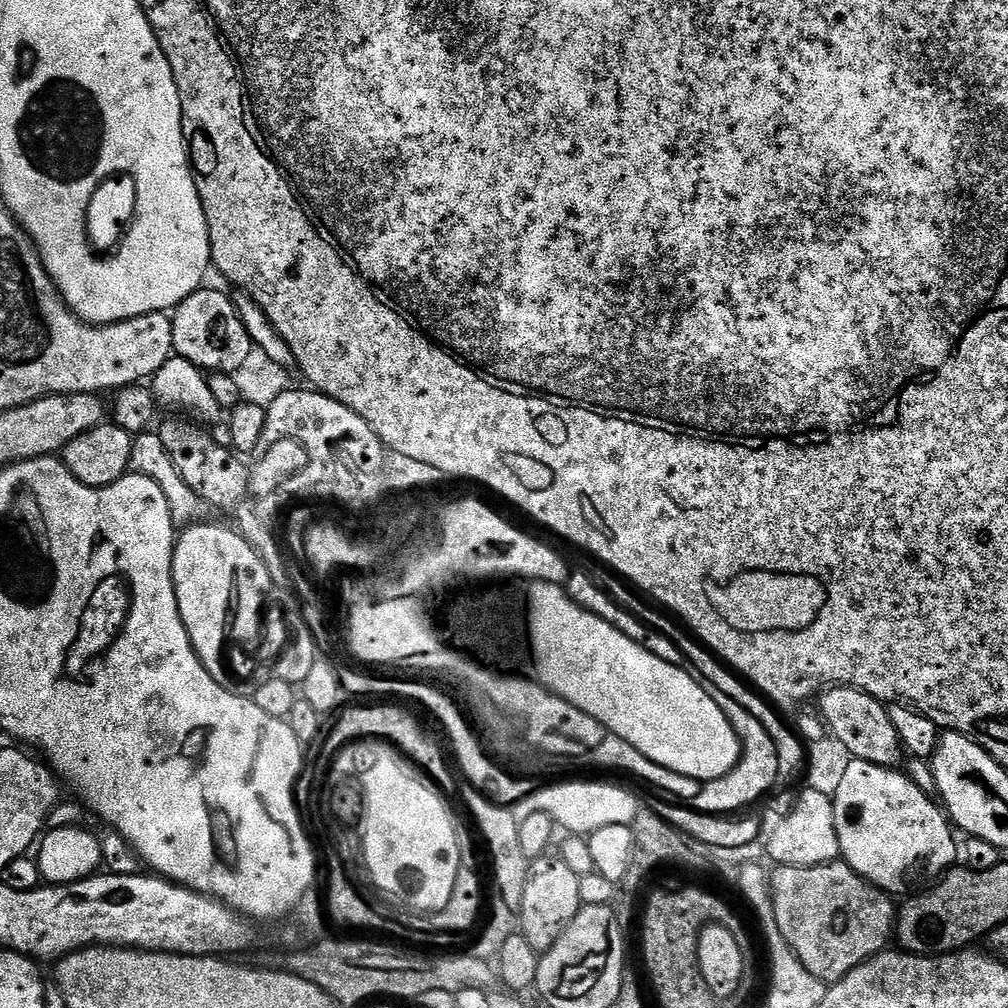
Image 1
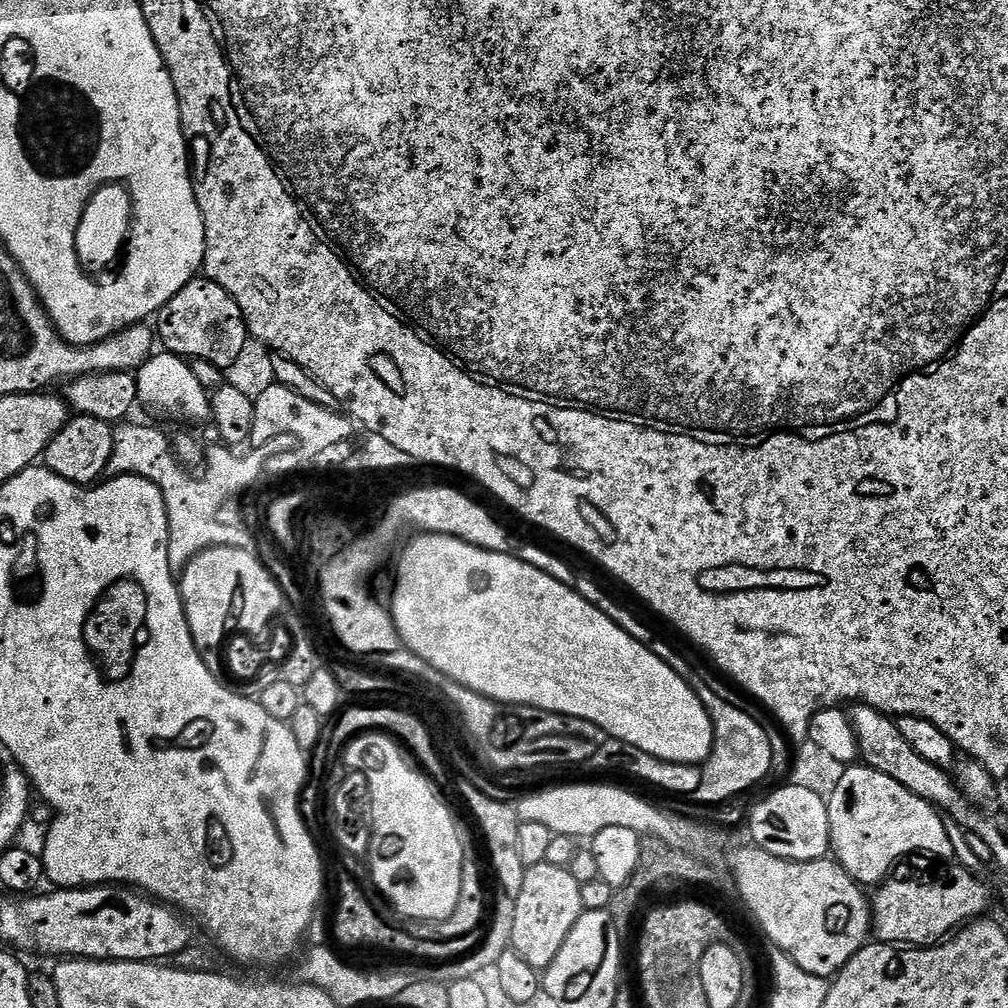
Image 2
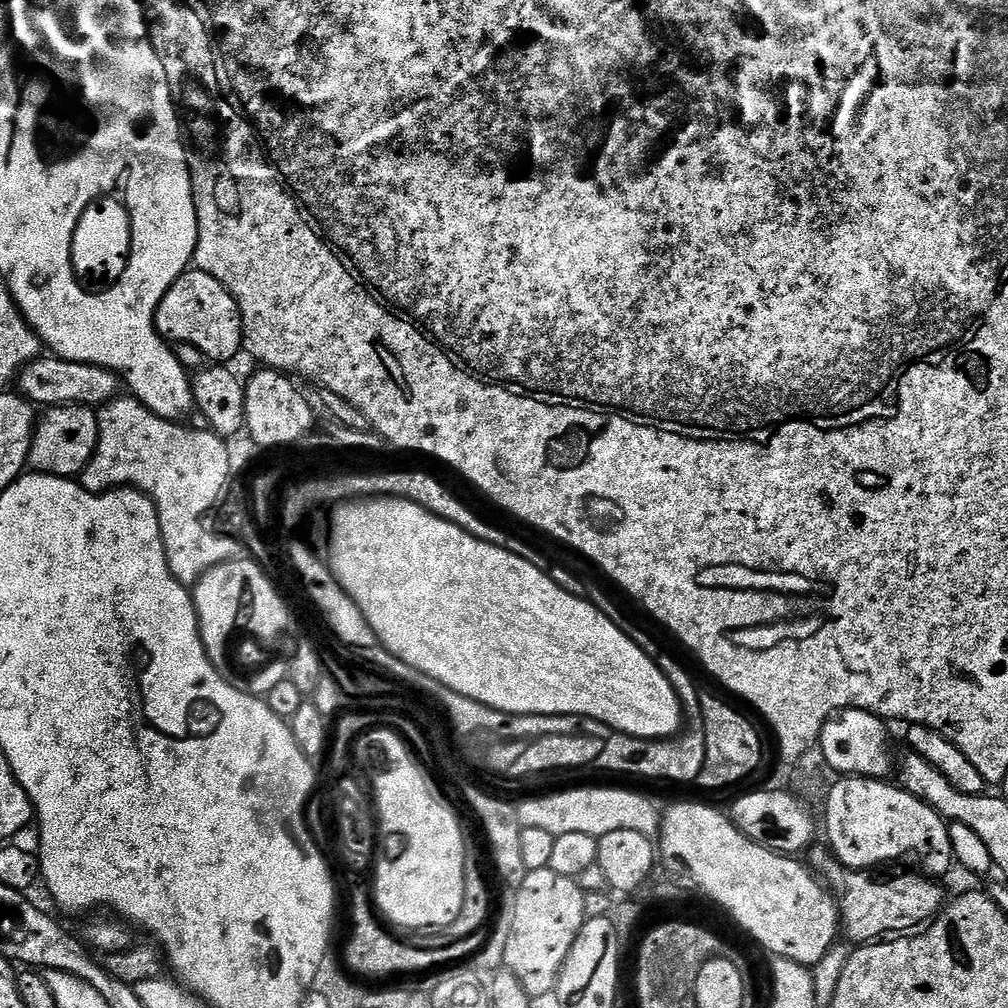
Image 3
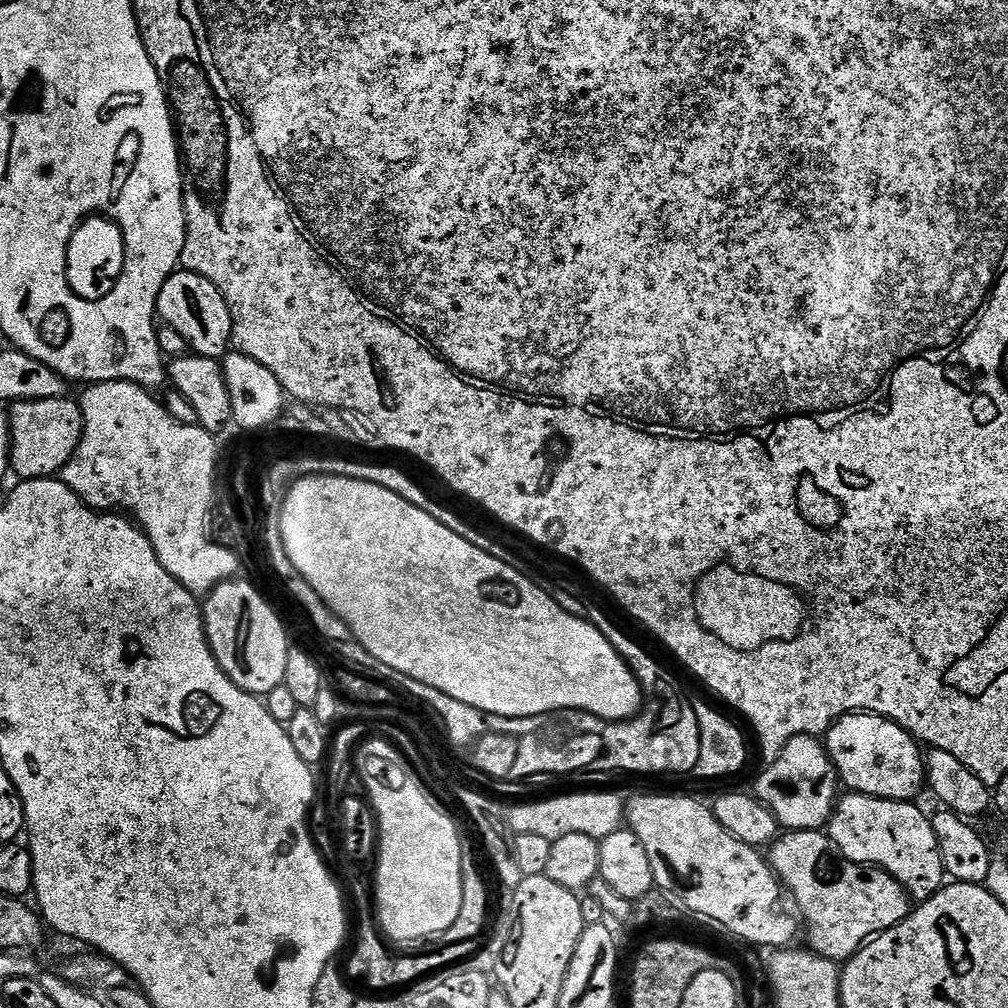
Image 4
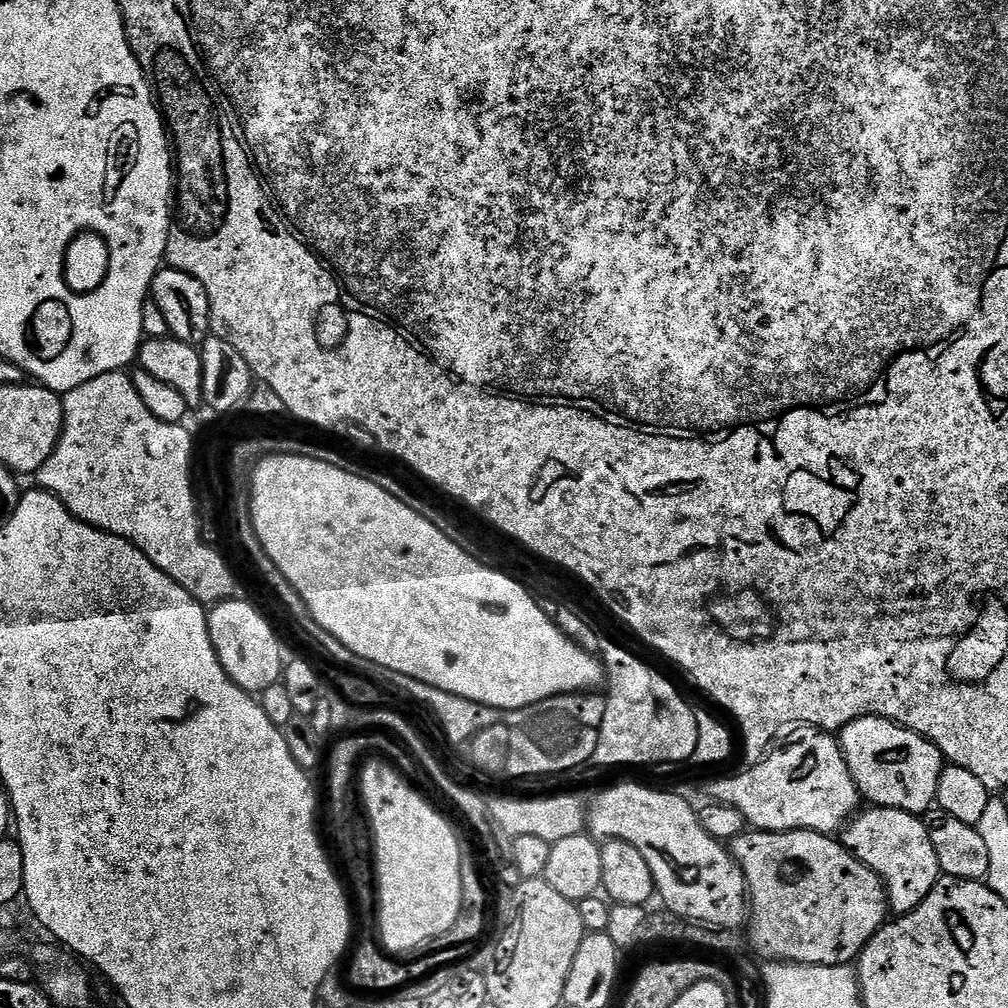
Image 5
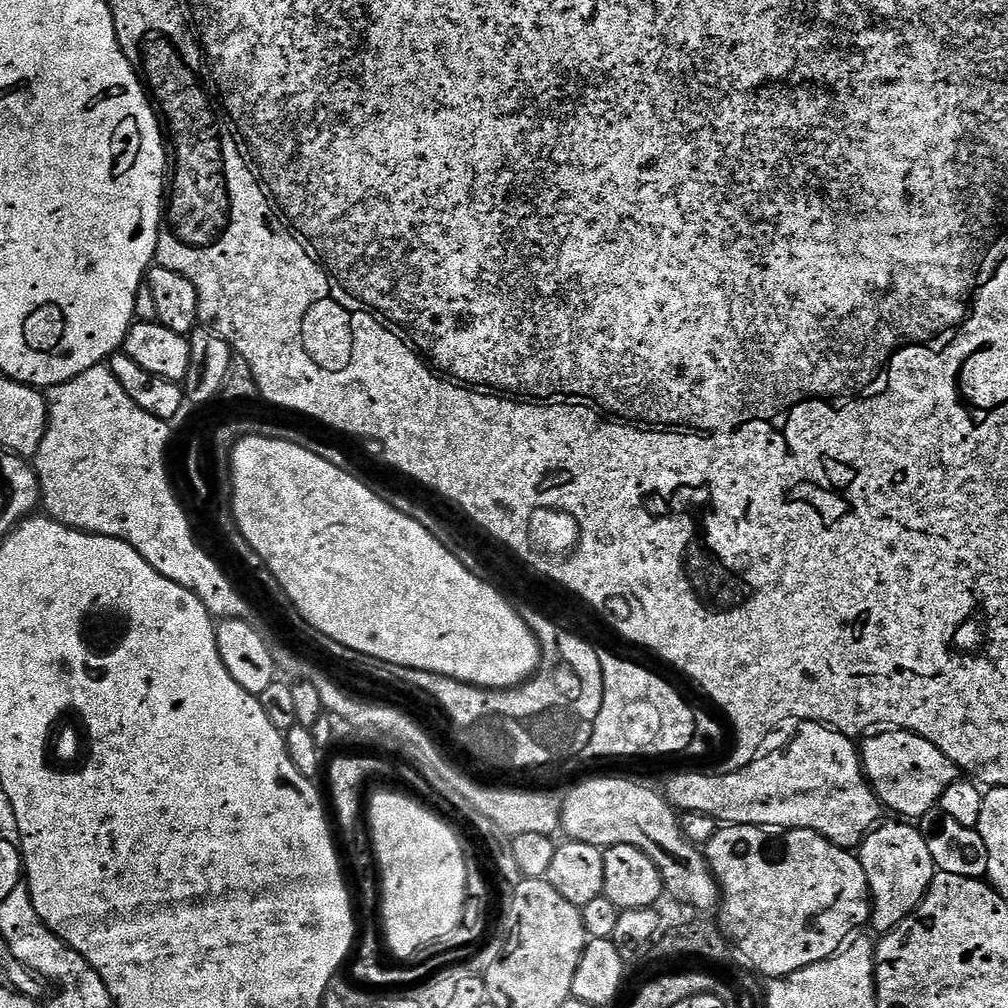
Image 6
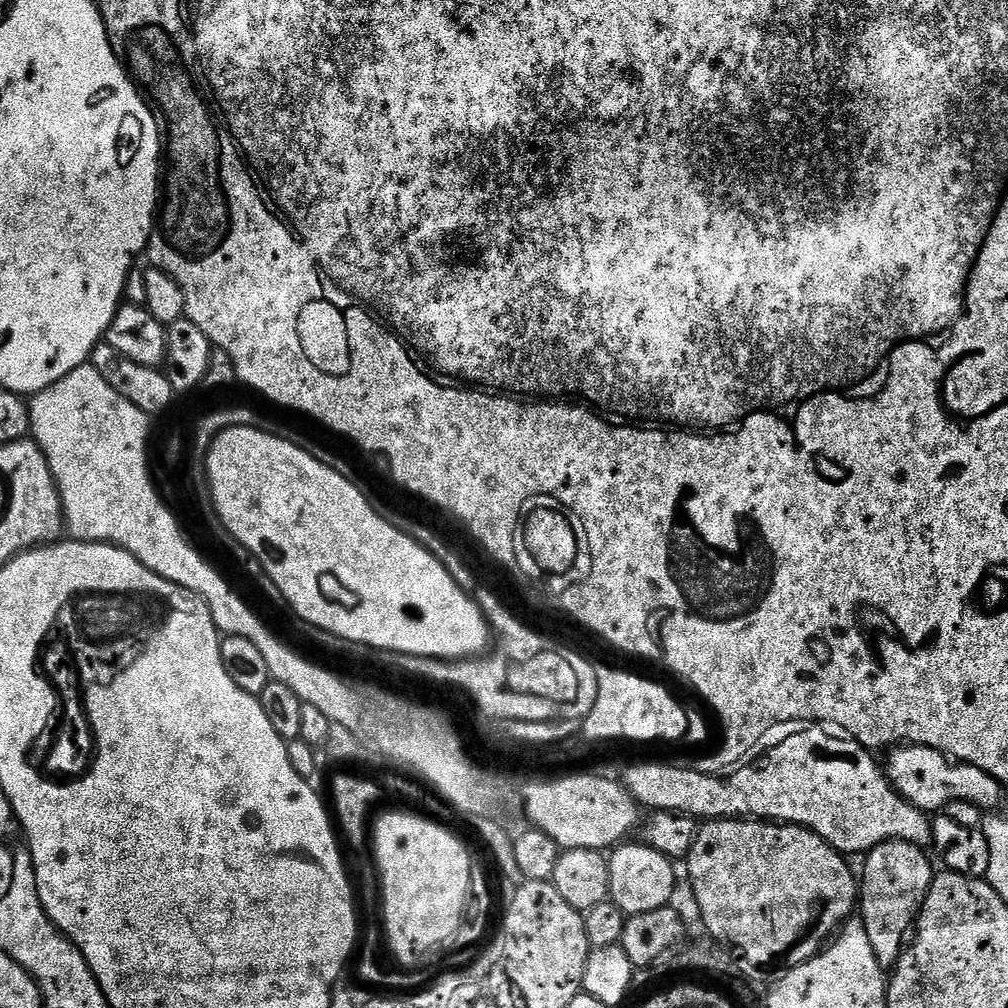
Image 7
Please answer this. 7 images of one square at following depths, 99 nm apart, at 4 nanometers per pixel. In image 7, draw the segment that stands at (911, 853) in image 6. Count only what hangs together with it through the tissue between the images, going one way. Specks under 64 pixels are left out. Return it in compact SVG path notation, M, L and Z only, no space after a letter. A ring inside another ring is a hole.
M887 840L863 857L864 876L862 872L858 884L858 913L864 920L874 958L884 970L891 969L900 957L920 905L924 903L924 895L932 885L934 871L928 855L925 849L910 842Z

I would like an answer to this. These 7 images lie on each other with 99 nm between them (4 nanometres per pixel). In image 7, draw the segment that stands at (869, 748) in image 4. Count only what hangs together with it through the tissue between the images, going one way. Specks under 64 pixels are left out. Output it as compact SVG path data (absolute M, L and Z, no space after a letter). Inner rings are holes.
M917 744L893 747L887 756L886 775L889 784L902 799L910 801L914 807L924 812L939 813L952 800L972 803L981 810L996 810L1003 805L1000 803L1004 800L1005 785L999 784L993 776L986 774L986 770L978 770L978 766L964 764L944 752L923 748Z

